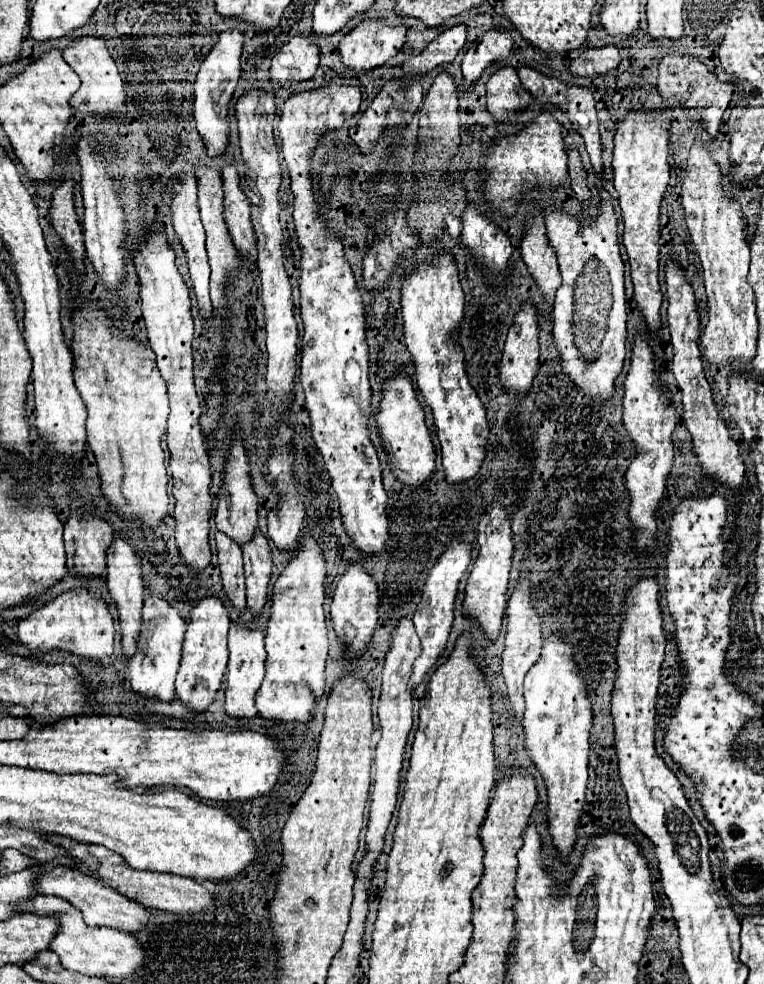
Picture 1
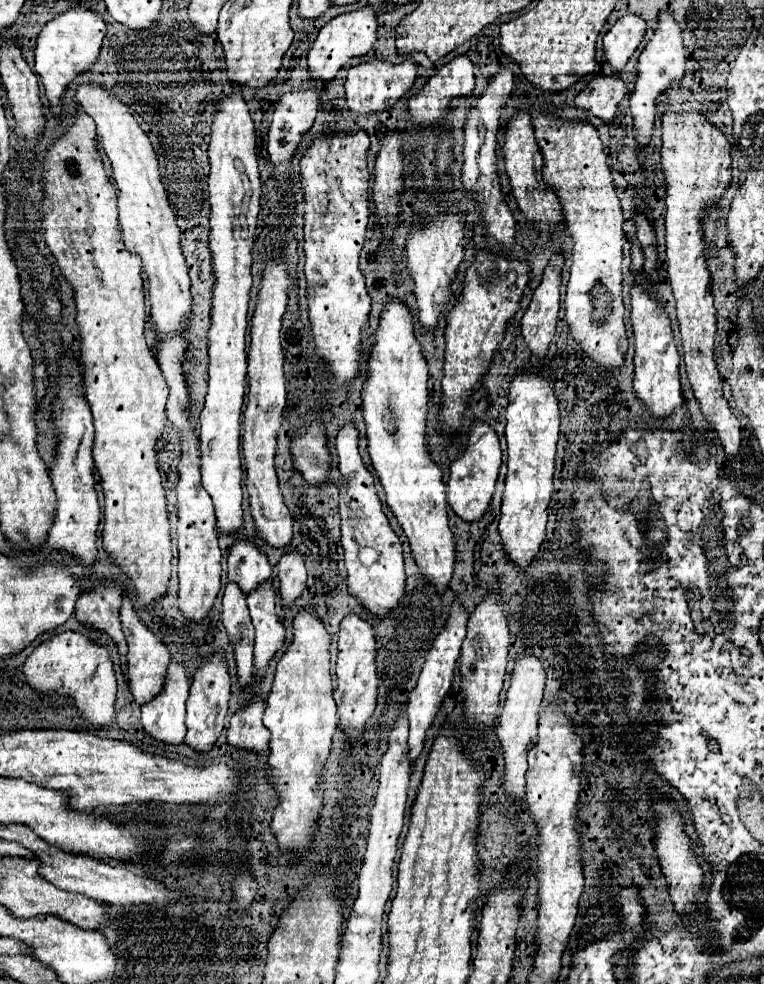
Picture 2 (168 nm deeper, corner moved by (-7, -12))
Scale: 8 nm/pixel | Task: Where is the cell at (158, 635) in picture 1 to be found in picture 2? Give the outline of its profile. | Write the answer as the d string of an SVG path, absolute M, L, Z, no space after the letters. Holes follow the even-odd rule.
M170 666L164 692L150 704L142 706L142 728L144 732L164 744L178 746L186 736L186 700L188 700L188 678L184 666Z

